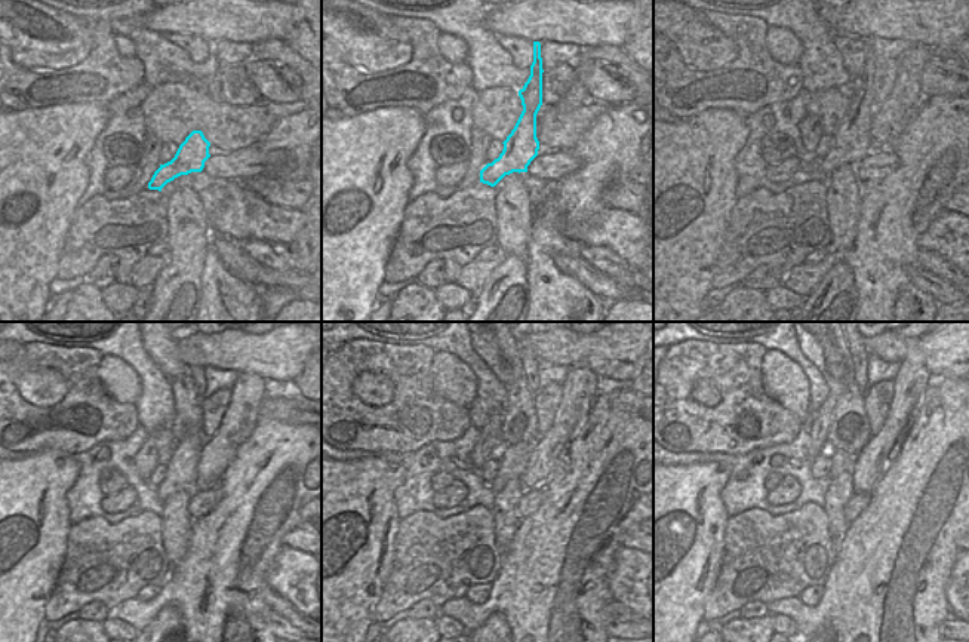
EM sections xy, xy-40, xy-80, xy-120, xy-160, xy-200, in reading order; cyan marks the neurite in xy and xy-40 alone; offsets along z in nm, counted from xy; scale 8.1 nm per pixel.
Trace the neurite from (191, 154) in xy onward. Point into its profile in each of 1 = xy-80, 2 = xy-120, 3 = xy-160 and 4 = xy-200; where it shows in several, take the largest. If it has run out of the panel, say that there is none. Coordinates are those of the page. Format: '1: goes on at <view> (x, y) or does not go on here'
1: goes on at xy-80 (852, 143)
2: goes on at xy-120 (181, 475)
3: goes on at xy-160 (511, 466)
4: goes on at xy-200 (858, 355)

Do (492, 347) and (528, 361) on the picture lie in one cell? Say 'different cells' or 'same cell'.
different cells

